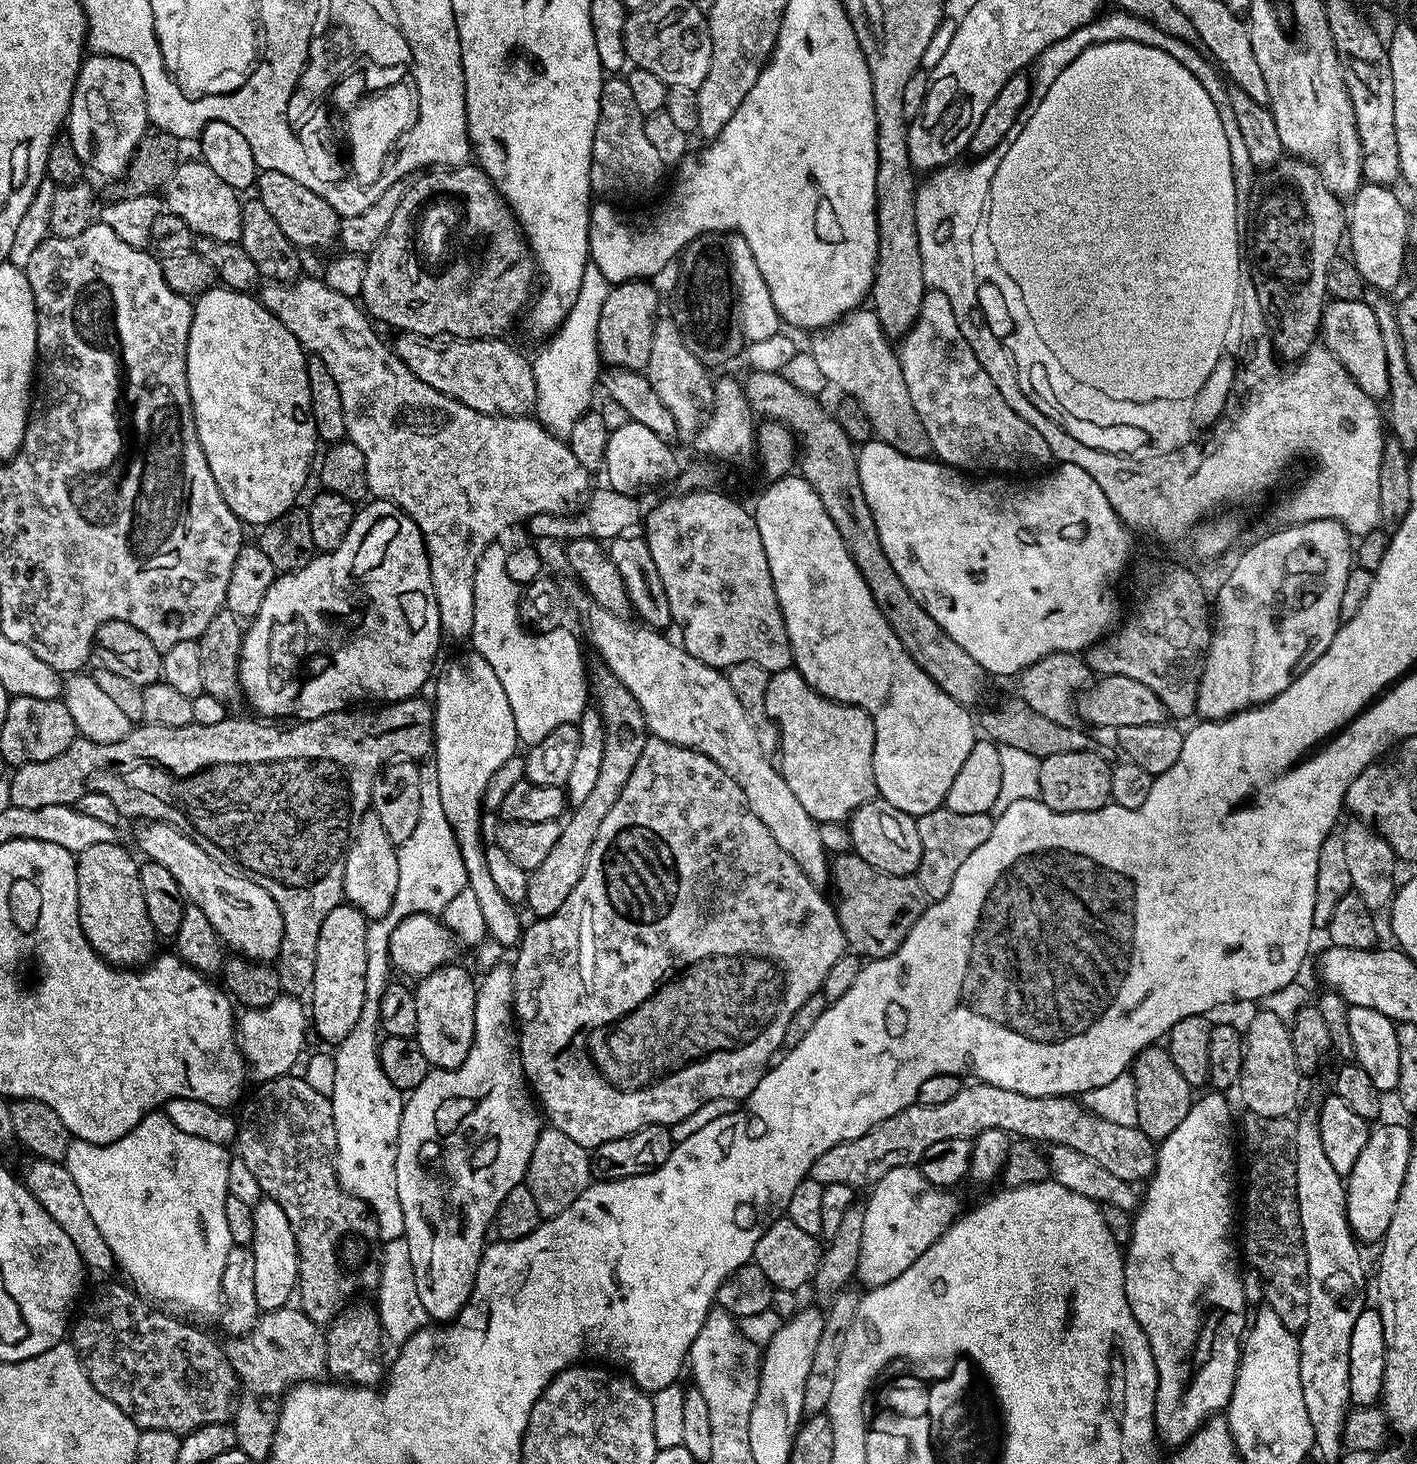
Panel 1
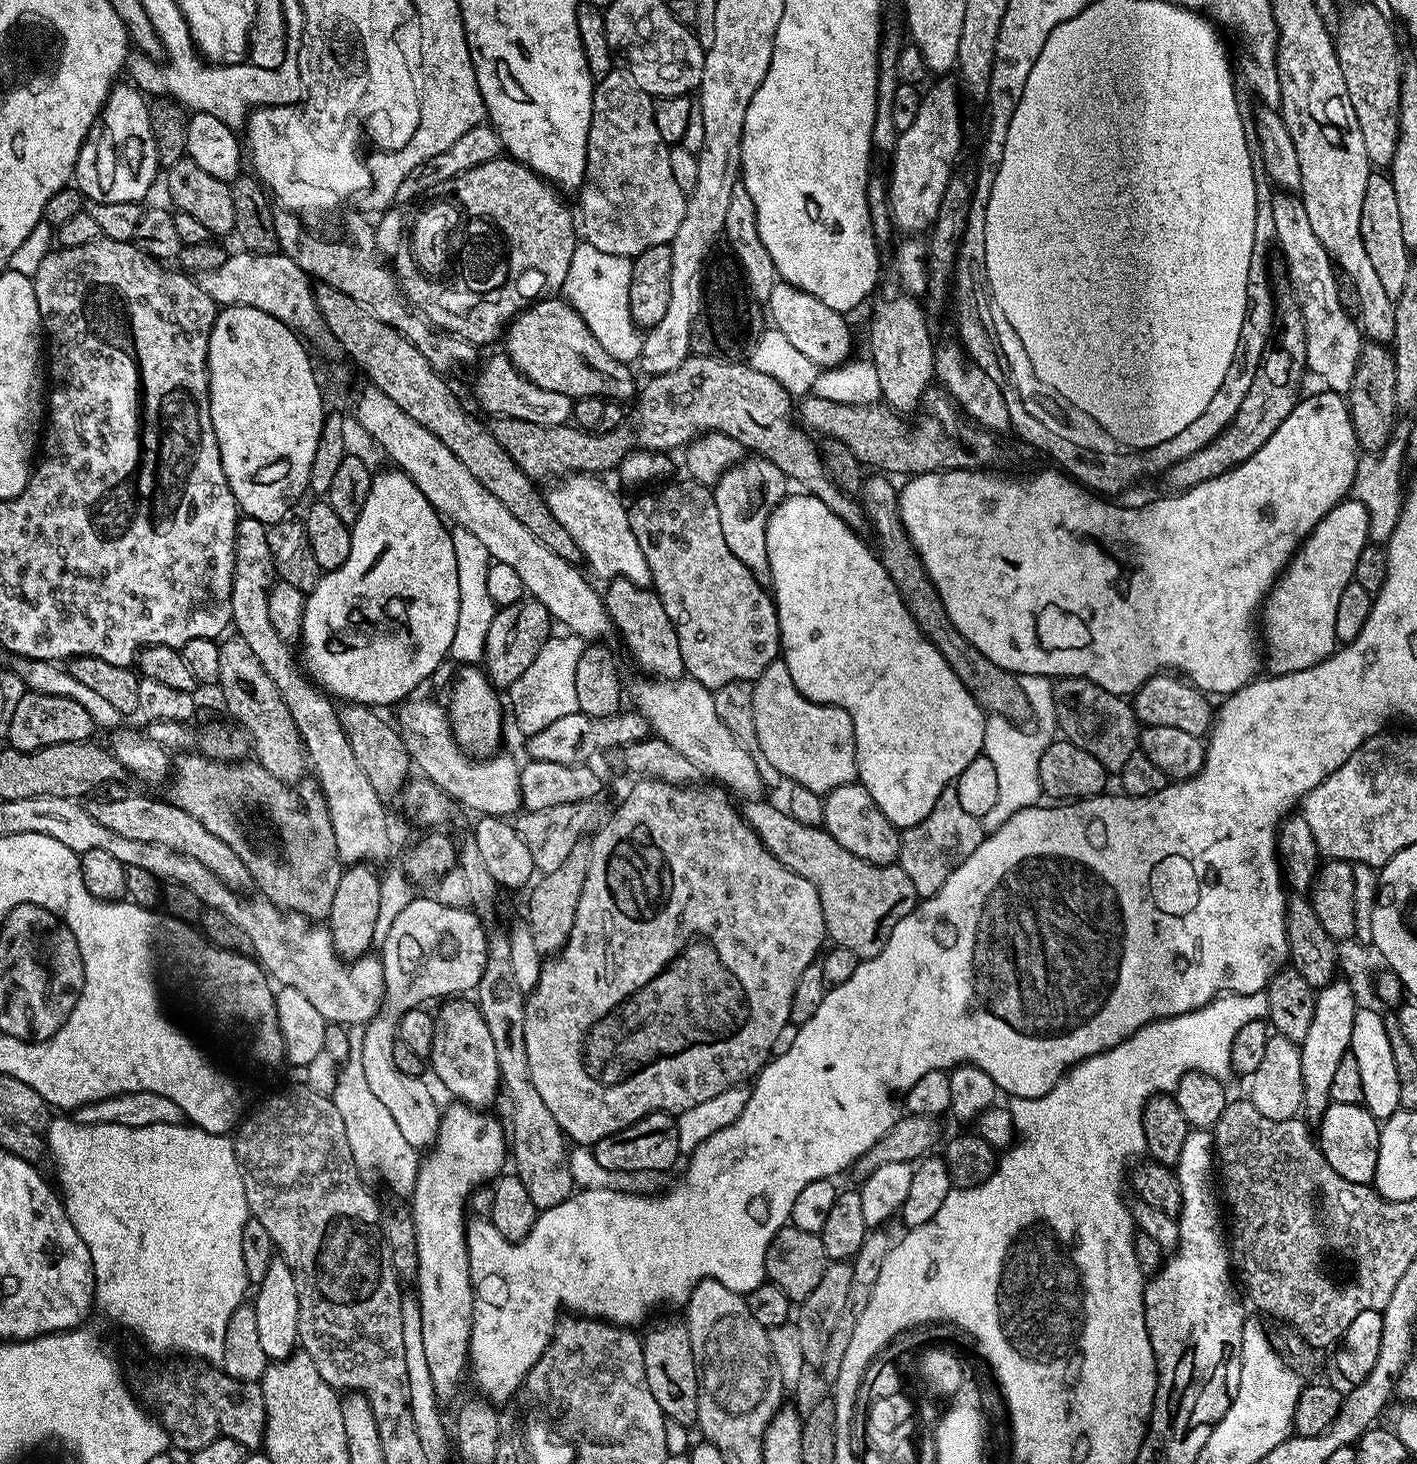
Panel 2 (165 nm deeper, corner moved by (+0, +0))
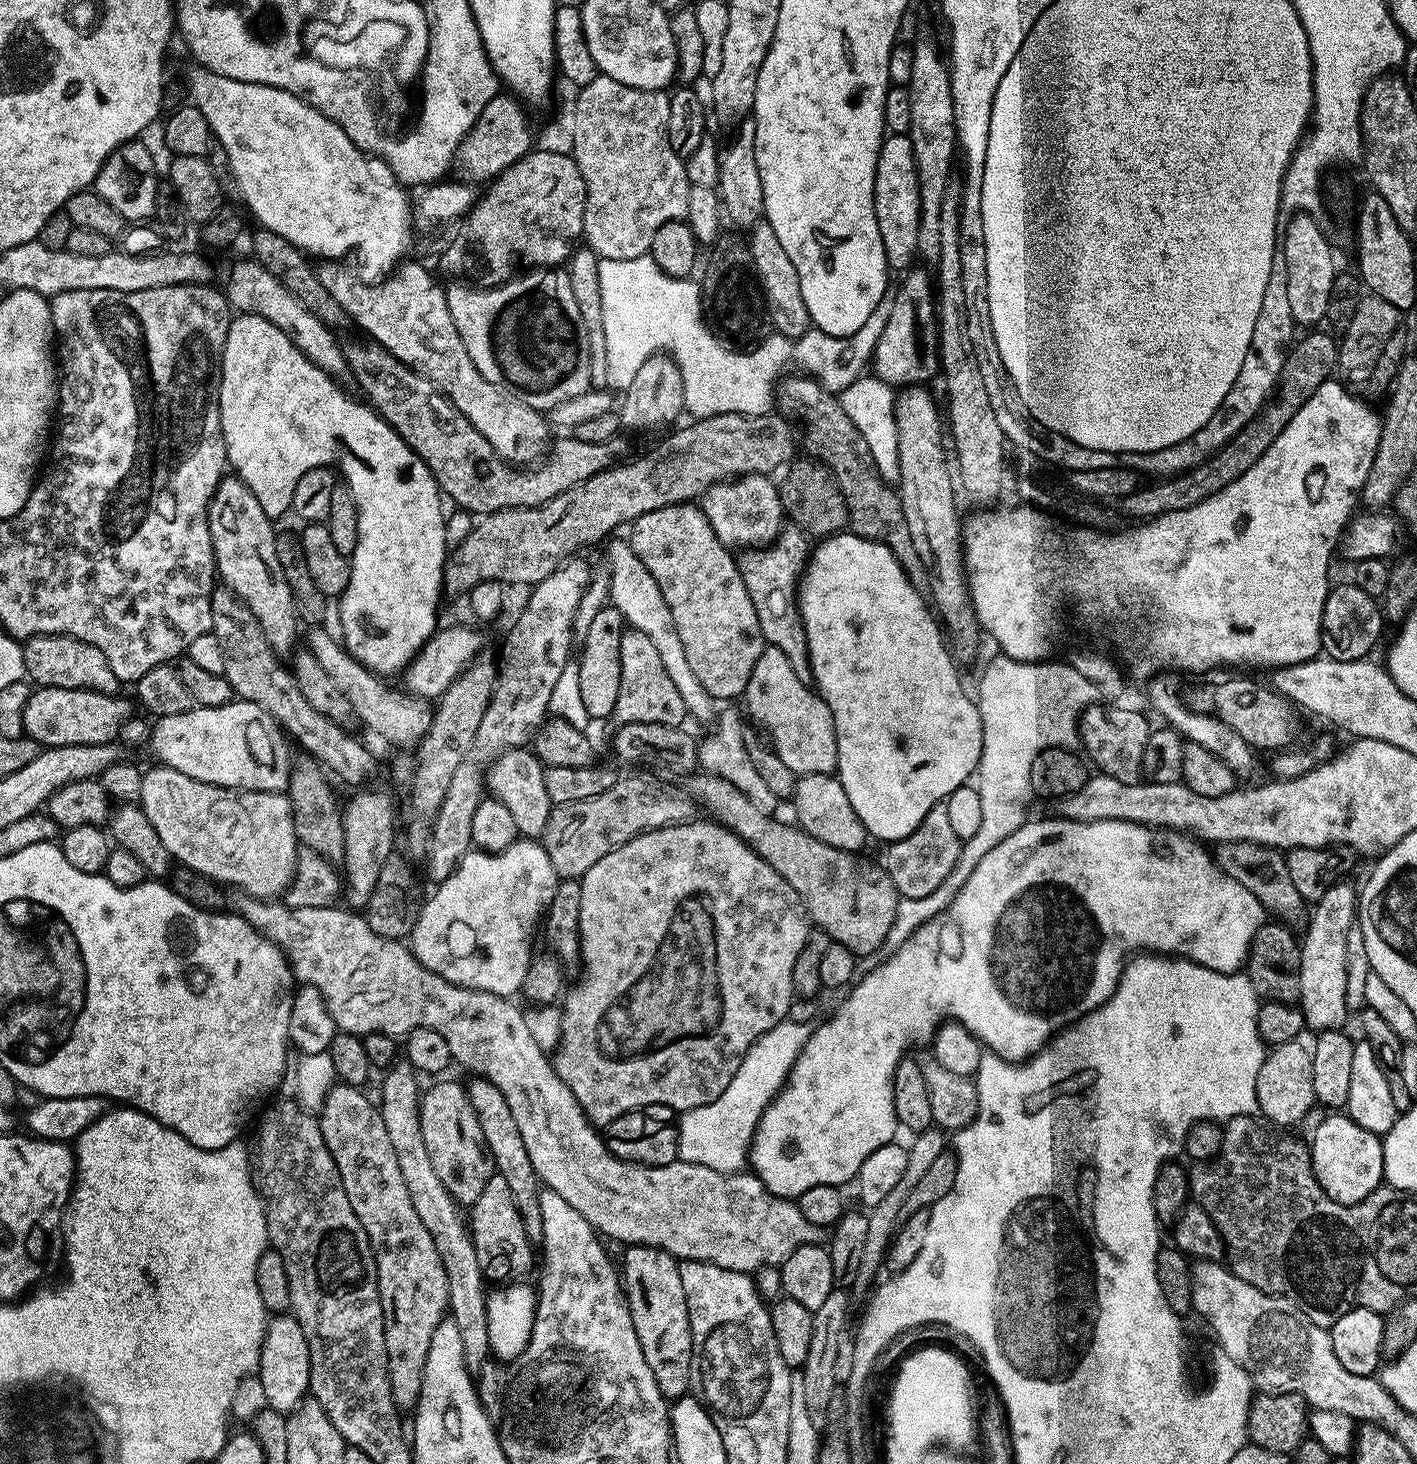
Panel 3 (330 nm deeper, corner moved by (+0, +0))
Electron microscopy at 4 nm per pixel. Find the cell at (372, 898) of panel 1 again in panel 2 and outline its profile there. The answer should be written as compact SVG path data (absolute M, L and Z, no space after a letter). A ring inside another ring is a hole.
M244 516L236 522L236 557L234 558L234 578L232 579L232 622L231 627L235 635L250 646L254 658L258 658L258 666L266 670L266 674L278 686L278 694L282 694L282 702L286 702L286 710L290 710L290 718L294 718L294 726L300 731L300 741L304 744L307 763L316 773L314 779L320 785L324 793L324 801L328 803L328 813L332 815L334 826L334 842L340 855L341 865L366 864L379 865L379 860L384 860L392 852L392 836L388 833L388 812L385 801L370 786L370 778L366 778L366 770L358 766L358 758L354 758L354 750L350 750L350 742L340 725L340 715L335 703L298 667L298 662L292 658L289 641L278 638L278 630L270 623L270 606L268 595L278 577L274 558L270 558L270 542L268 541L268 529L262 522L254 518Z

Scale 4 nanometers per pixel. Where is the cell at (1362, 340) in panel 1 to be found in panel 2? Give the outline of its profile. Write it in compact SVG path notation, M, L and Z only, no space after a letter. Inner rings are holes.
M1273 195L1270 223L1288 262L1288 274L1292 278L1292 288L1296 291L1295 303L1306 326L1308 372L1316 375L1324 383L1321 385L1325 389L1347 394L1352 388L1360 361L1362 329L1342 306L1342 302L1338 302L1337 269L1322 242L1318 242L1314 230L1310 230L1310 218L1306 218L1306 206L1299 195Z

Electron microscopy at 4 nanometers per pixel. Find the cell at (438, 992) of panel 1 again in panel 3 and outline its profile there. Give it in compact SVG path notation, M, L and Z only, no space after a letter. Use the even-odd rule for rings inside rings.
M472 1078L472 1081L467 1081L466 1087L470 1106L474 1106L474 1114L478 1114L478 1126L482 1126L482 1138L486 1138L488 1152L492 1155L493 1169L499 1176L506 1178L510 1186L510 1194L514 1194L514 1206L518 1206L518 1214L522 1218L522 1226L529 1240L543 1241L542 1210L538 1203L542 1185L534 1170L534 1162L530 1162L530 1154L526 1154L522 1133L514 1123L514 1113L511 1112L510 1106L506 1106L506 1098L502 1098L502 1090L498 1090L498 1086L494 1086L490 1081Z

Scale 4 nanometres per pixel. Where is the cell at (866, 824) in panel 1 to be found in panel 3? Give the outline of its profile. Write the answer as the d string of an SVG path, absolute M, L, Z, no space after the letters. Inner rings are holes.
M810 774L799 777L790 797L791 804L796 811L795 823L814 838L818 838L818 842L826 842L826 846L854 853L859 853L863 849L860 847L869 843L868 831L862 826L858 814L854 814L854 806L850 806L850 798L846 798L846 790L842 790L835 775Z

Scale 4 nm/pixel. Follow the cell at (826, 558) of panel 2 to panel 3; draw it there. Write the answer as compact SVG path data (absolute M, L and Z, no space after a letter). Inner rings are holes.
M848 530L817 544L811 549L798 595L810 650L812 684L834 718L838 738L835 775L869 837L877 836L883 842L901 840L936 803L969 783L979 769L980 706L960 685L958 665L948 651L945 633L929 601L917 594L898 558L885 544L854 536Z

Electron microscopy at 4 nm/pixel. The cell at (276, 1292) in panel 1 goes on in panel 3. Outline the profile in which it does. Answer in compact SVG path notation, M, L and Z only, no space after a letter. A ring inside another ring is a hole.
M276 1314L269 1319L262 1342L258 1379L265 1387L268 1407L275 1412L291 1413L309 1395L310 1350L306 1346L306 1334L302 1334L302 1326L295 1316Z

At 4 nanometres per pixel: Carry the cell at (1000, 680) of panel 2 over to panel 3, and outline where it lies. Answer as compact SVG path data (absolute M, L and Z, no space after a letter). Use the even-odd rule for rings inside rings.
M785 375L777 383L774 389L774 404L779 415L791 418L793 421L801 420L804 423L804 436L802 432L803 451L809 457L820 460L825 467L831 469L832 477L837 487L840 488L846 506L849 508L848 528L852 535L864 536L868 540L876 540L879 544L885 544L894 554L894 558L898 558L902 570L908 575L912 585L917 590L927 589L930 584L930 577L922 558L918 558L918 550L914 550L914 541L910 538L910 526L906 526L906 514L902 514L902 502L897 489L886 483L878 474L876 463L870 454L870 446L866 446L866 438L862 438L858 426L854 426L854 422L850 422L850 414L846 414L846 410L842 410L839 399L833 393L827 392L817 380L812 379L811 375L799 375Z

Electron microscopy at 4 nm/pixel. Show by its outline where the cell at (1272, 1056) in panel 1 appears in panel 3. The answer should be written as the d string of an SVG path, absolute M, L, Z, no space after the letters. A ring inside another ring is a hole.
M1299 1039L1275 1045L1265 1055L1262 1070L1258 1070L1256 1093L1258 1094L1258 1106L1260 1107L1259 1115L1269 1125L1296 1124L1316 1104L1314 1081L1310 1070L1312 1050L1307 1043L1305 1045L1304 1043L1303 1039Z

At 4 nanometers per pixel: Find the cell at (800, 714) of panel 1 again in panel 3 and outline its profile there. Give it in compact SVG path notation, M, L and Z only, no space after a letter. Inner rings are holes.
M764 647L758 662L754 662L754 674L750 674L750 682L746 682L742 704L746 712L748 707L747 715L752 715L761 724L759 727L770 741L772 751L782 758L782 762L786 762L786 766L790 766L797 777L835 773L838 738L834 734L830 706L826 706L819 692L804 684L798 674L794 674L782 650Z

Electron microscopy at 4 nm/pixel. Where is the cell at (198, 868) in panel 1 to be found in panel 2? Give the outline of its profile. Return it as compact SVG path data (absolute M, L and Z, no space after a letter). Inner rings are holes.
M130 794L119 802L110 802L99 798L92 798L87 801L86 809L90 818L106 830L114 830L121 838L135 838L137 842L158 842L158 846L170 846L170 850L178 850L197 862L202 862L210 874L218 874L222 882L237 890L244 890L252 884L250 870L246 870L242 858L222 842L222 838L214 838L198 818L186 814L186 810L179 808L177 804L165 800L155 800L152 796L136 796Z

